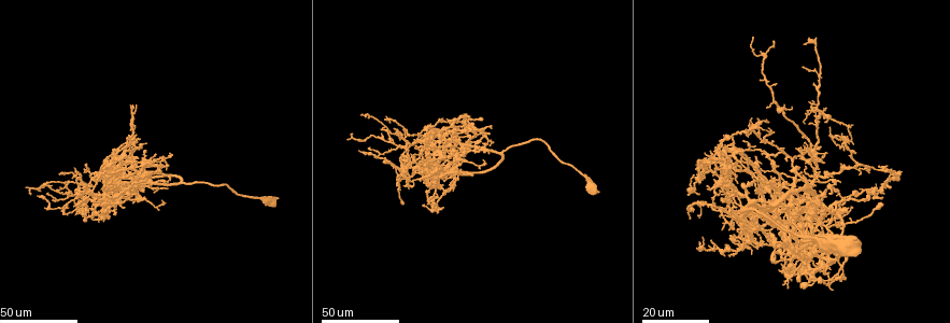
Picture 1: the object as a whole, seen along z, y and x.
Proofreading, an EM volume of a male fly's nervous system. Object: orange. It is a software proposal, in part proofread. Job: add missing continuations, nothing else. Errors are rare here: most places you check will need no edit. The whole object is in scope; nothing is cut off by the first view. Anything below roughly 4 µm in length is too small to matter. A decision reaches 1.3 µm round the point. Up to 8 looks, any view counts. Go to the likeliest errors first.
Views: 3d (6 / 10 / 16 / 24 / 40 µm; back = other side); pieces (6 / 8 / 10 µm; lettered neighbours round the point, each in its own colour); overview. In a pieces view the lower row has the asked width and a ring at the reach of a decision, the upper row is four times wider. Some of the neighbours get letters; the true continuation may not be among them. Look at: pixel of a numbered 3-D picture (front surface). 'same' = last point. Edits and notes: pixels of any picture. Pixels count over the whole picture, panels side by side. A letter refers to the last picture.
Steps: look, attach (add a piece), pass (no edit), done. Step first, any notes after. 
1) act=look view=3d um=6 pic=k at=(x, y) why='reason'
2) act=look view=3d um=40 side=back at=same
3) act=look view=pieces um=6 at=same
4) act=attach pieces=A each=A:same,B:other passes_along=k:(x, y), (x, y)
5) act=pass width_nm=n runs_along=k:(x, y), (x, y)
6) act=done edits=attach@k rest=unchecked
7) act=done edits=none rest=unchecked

act=look view=3d um=24 pic=1 at=(113, 207) why='free end'

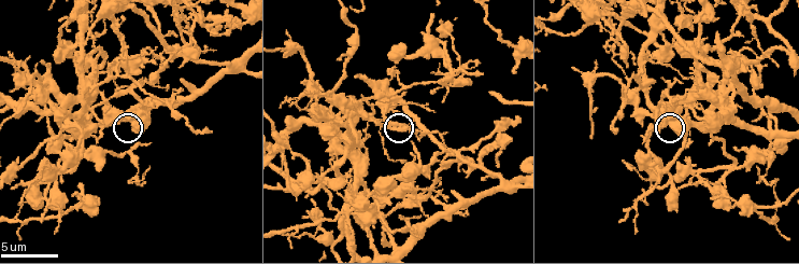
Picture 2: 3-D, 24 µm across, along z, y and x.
act=look view=3d um=10 pic=2 at=(404, 130)

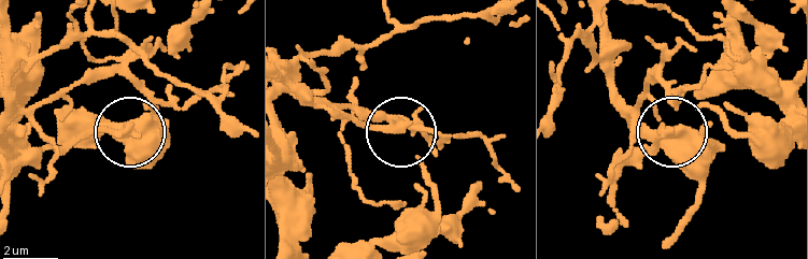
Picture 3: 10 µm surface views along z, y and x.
act=look view=pieces um=6 pic=3 at=(405, 125)

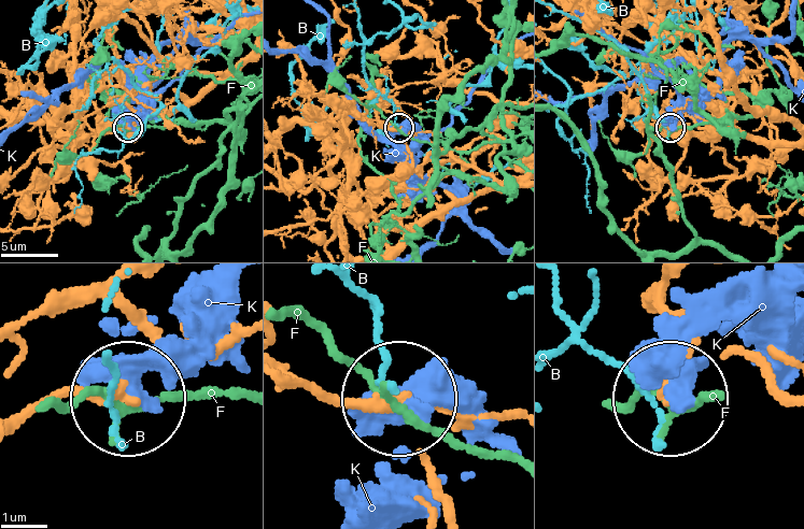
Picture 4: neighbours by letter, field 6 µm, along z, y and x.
act=pass each=B:other,F:other,K:other runs_along=4:(20, 415), (67, 396), (121, 396) found='no lettered piece goes on from it'

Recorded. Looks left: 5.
act=look view=3d um=40 pic=1 at=(95, 178) why='free end'

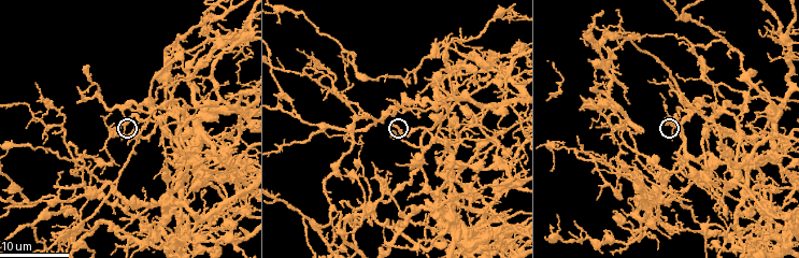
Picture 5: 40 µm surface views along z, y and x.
act=look view=pieces um=8 pic=5 at=(121, 124)

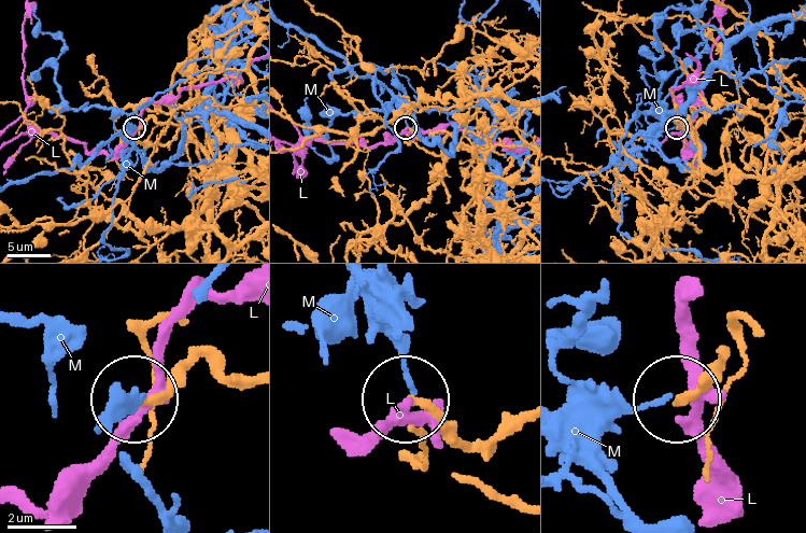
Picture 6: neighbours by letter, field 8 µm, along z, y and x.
act=pass width_nm=250 each=L:other,M:other runs_along=6:(252, 380), (191, 365), (142, 397) found='none of them fits'

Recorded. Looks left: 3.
act=look view=3d um=16 pic=5 at=(424, 244) why='free end'

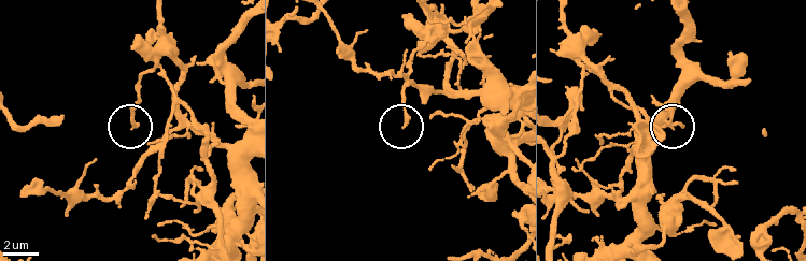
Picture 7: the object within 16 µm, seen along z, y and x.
act=look view=pieces um=8 pic=7 at=(407, 122)

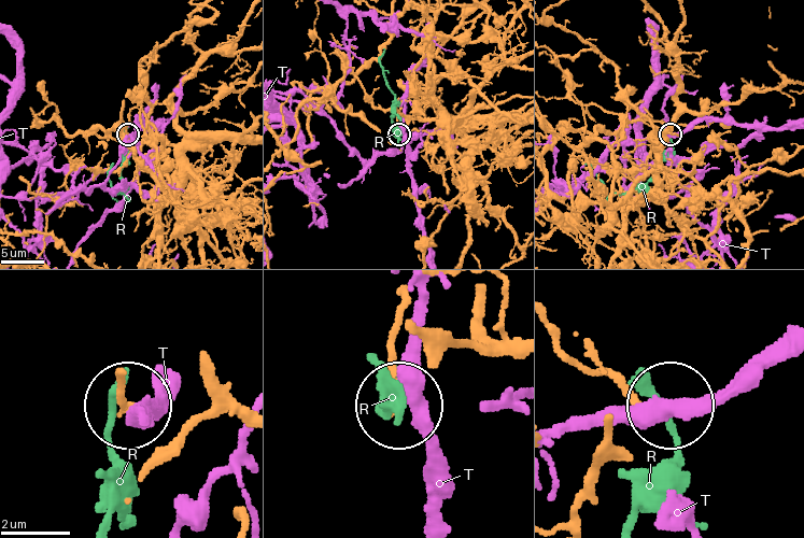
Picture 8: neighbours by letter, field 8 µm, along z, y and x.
act=pass width_nm=210 each=R:other,T:other found='none of them fits'

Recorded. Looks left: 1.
act=done edits=none rest=unchecked

